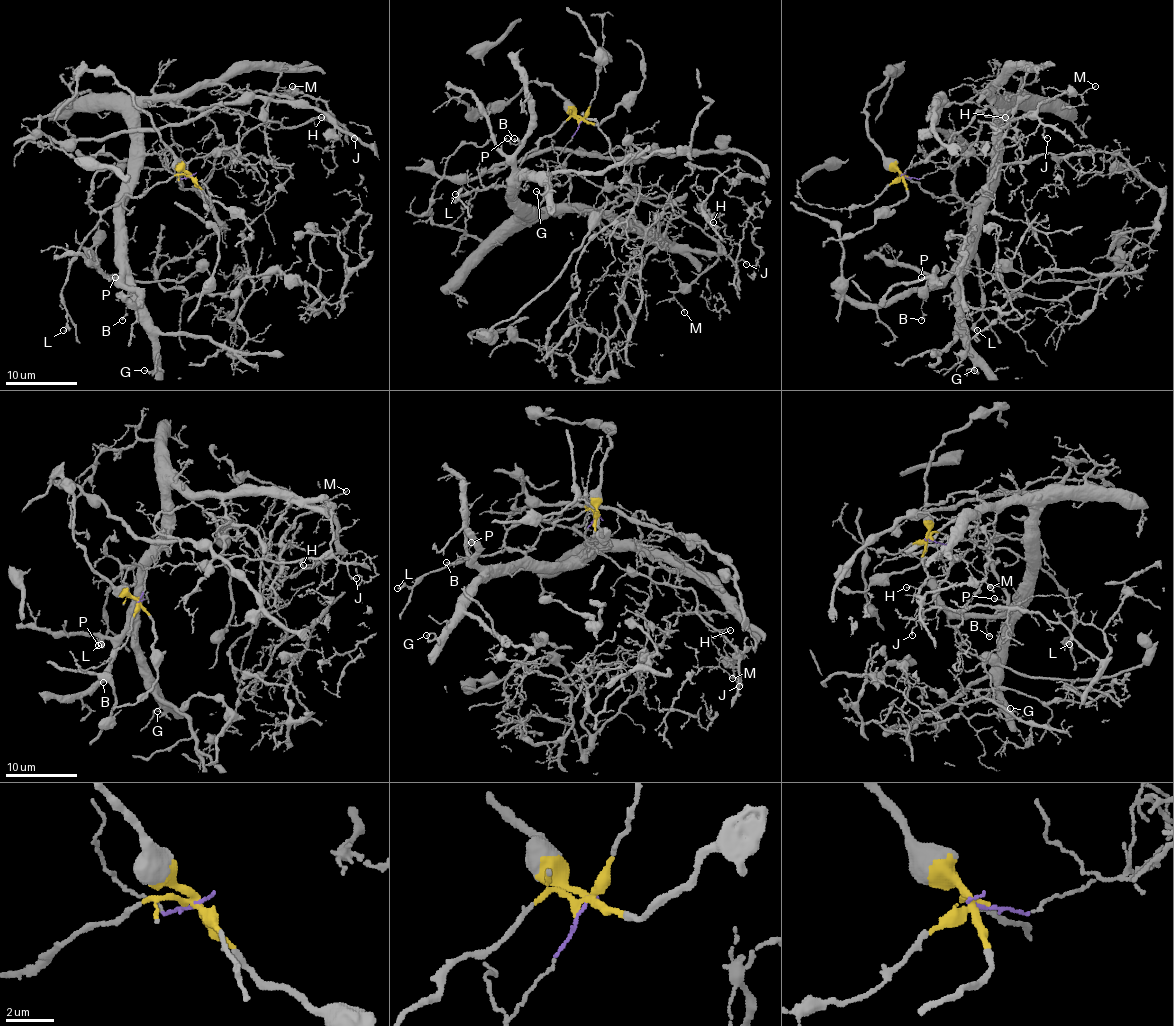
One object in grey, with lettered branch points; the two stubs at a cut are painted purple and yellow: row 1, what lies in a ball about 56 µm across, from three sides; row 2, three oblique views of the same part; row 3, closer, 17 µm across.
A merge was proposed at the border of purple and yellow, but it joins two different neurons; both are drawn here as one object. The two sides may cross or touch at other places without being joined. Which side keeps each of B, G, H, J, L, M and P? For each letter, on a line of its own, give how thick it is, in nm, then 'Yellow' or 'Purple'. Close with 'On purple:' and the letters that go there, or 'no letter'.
B: Thickness 100 nm. Yellow
G: Thickness 180 nm. Yellow
H: Thickness 100 nm. Purple
J: Thickness 140 nm. Purple
L: Thickness 130 nm. Yellow
M: Thickness 130 nm. Purple
P: Thickness 140 nm. Yellow
On purple: H, J, M

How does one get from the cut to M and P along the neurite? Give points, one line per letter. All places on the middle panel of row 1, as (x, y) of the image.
M: (581, 121), (558, 157), (563, 168), (599, 186), (662, 195), (716, 244), (711, 265), (673, 294), (684, 312)
P: (581, 119), (570, 116), (545, 136), (518, 168), (511, 190), (511, 159), (502, 150), (507, 137)

